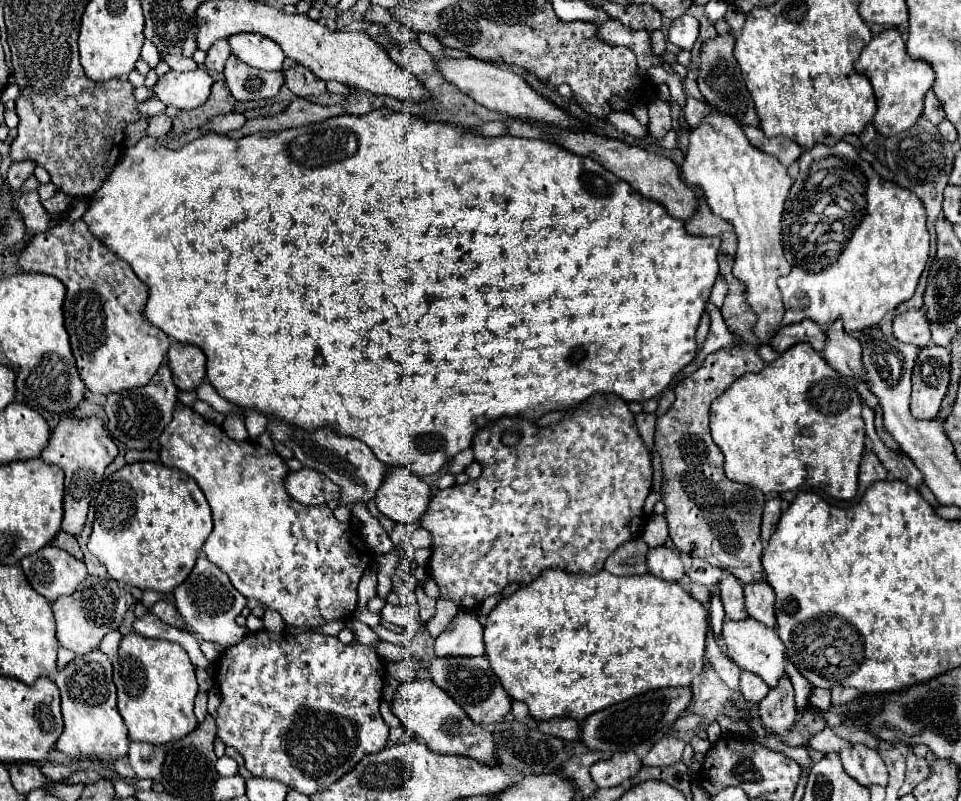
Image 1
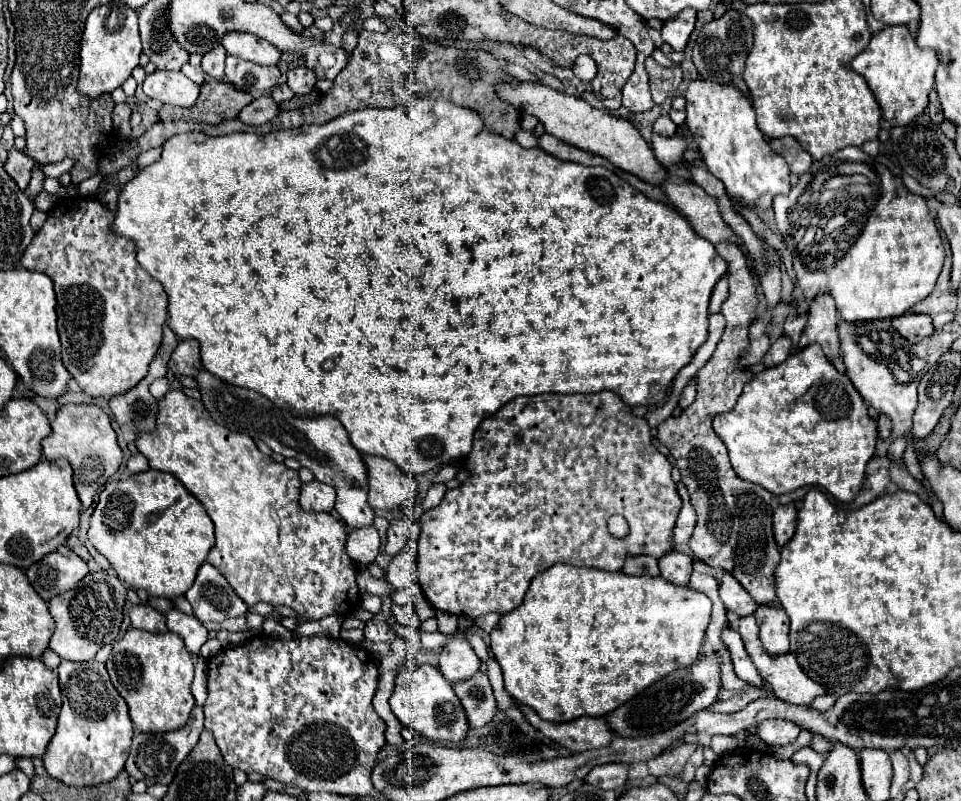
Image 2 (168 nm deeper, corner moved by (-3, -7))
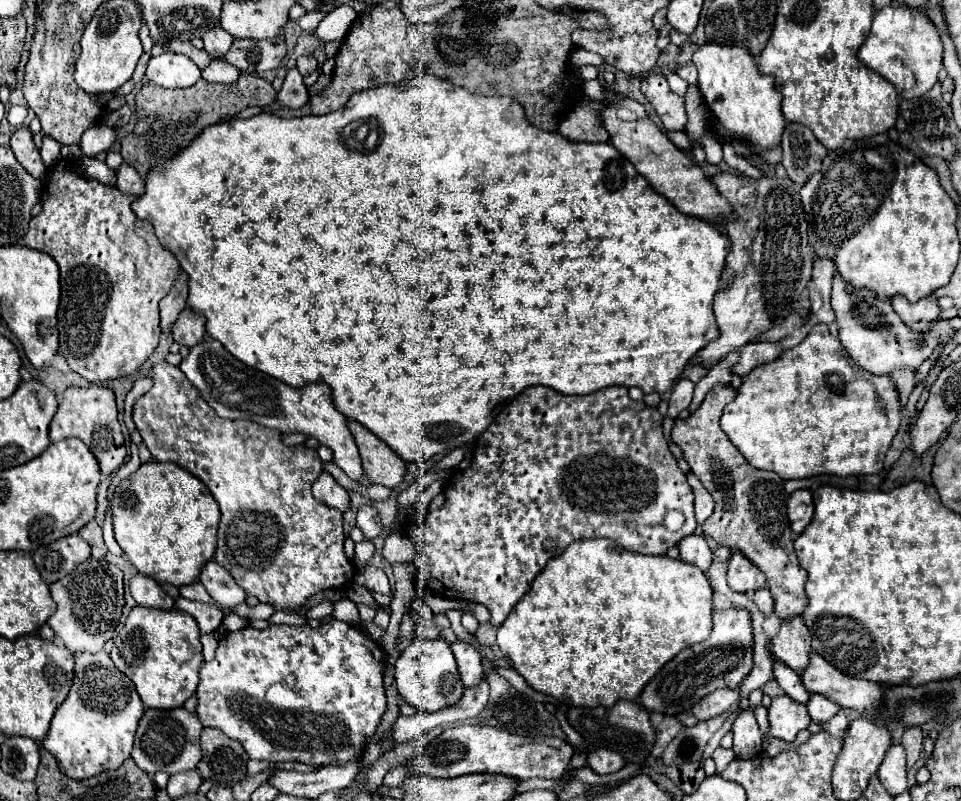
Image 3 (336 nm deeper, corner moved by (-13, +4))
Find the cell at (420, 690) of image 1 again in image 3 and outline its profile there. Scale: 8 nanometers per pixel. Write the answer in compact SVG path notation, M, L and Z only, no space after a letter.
M414 638L412 644L402 650L394 668L396 668L394 672L396 688L400 696L406 702L414 704L418 710L438 712L440 706L456 704L456 700L460 700L464 692L454 654L444 638Z

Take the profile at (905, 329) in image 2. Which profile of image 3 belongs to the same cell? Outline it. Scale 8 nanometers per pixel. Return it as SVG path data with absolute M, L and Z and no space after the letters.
M894 296L890 302L892 302L894 312L914 332L924 330L940 314L940 306L938 306L938 302L932 296L926 296L926 298L918 300L916 304L910 304L904 296Z

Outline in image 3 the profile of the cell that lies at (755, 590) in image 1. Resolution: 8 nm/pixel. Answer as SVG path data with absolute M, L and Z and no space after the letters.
M802 618L782 622L780 632L770 642L770 652L776 656L778 662L786 664L798 674L808 666L812 646L808 628L804 626Z

